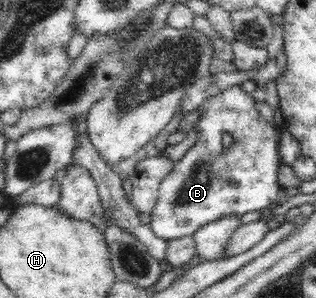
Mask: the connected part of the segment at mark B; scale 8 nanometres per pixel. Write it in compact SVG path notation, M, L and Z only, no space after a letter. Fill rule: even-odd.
M241 85L224 89L209 97L199 108L205 111L196 123L197 140L160 184L157 203L150 213L150 226L155 236L166 242L194 234L205 223L223 215L245 215L259 211L276 201L278 190L277 165L281 164L277 141L277 128L266 117L259 116L252 95L245 95Z

